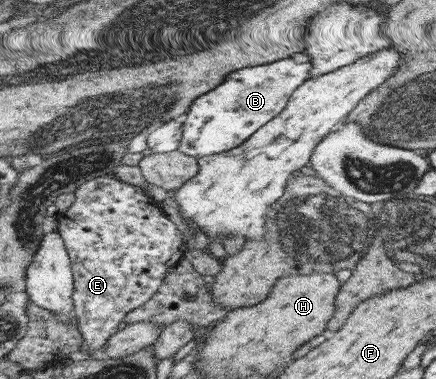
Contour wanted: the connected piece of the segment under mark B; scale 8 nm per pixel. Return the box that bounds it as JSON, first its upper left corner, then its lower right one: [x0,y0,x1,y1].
[178,52,310,159]

